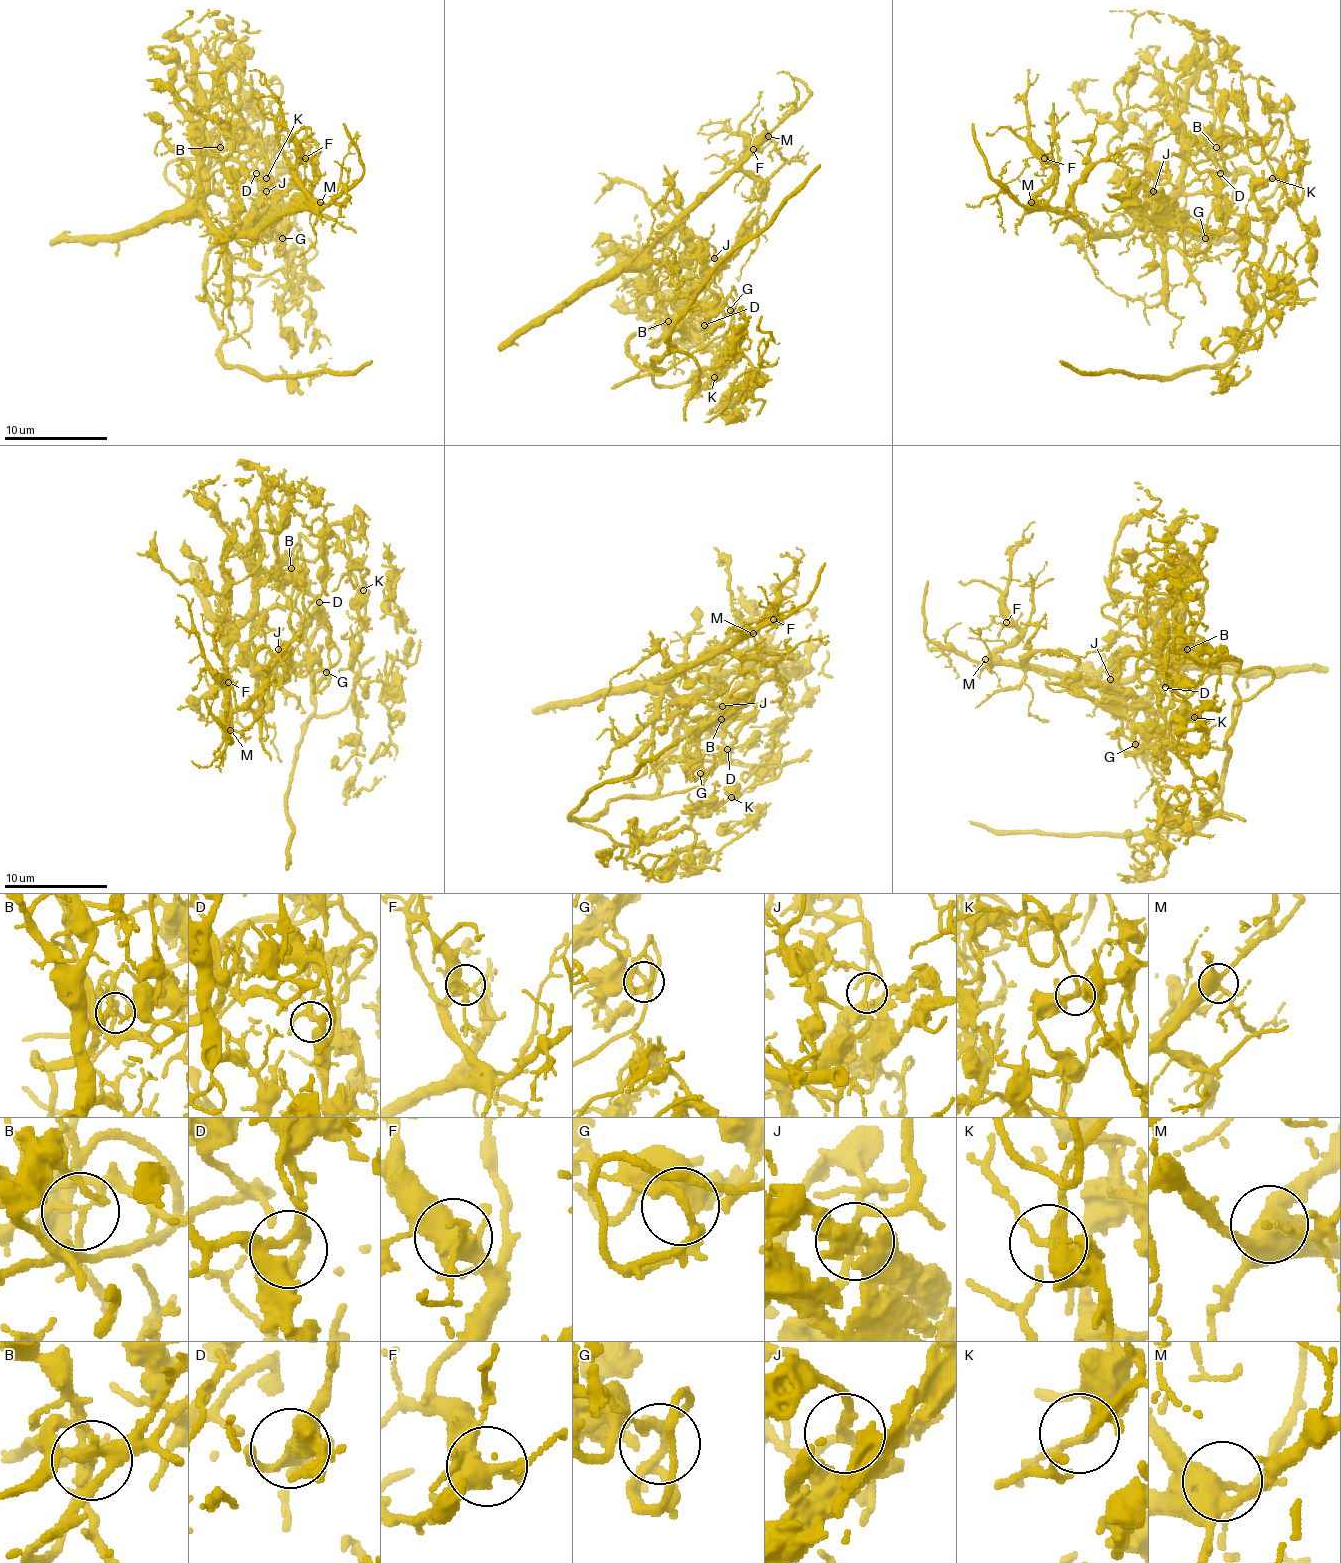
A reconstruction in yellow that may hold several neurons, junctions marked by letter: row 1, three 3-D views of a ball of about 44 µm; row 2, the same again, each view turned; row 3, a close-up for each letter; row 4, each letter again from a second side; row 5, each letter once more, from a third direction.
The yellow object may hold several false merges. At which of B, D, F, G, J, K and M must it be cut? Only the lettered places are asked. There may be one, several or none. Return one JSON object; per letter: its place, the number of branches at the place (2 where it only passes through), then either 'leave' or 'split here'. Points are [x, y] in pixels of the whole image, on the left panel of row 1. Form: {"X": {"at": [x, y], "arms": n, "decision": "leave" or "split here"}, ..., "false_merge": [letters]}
{"B": {"at": [220, 147], "arms": 4, "decision": "split here"}, "D": {"at": [256, 173], "arms": 4, "decision": "leave"}, "F": {"at": [305, 158], "arms": 7, "decision": "leave"}, "G": {"at": [282, 238], "arms": 5, "decision": "leave"}, "J": {"at": [266, 191], "arms": 4, "decision": "leave"}, "K": {"at": [266, 178], "arms": 4, "decision": "leave"}, "M": {"at": [320, 202], "arms": 5, "decision": "leave"}, "false_merge": ["B"]}

